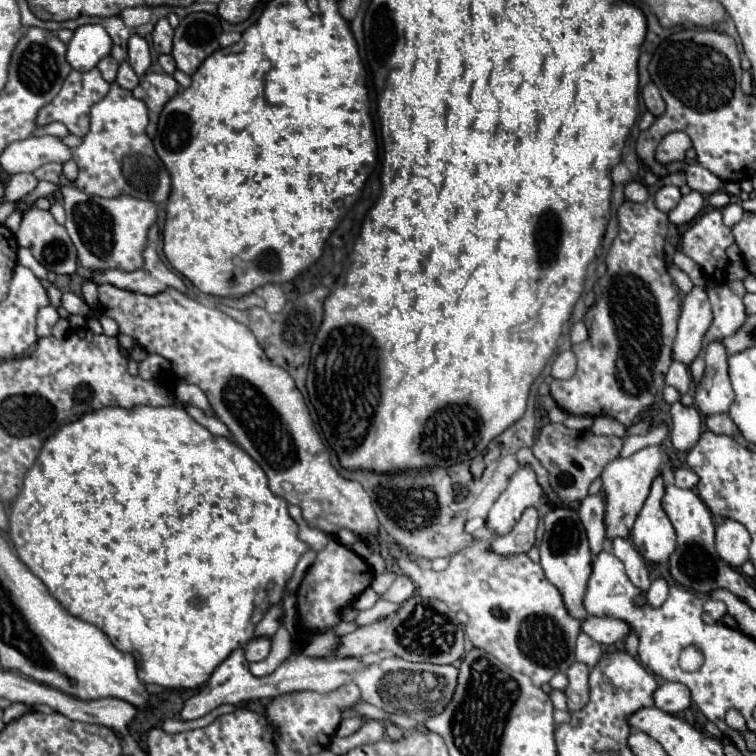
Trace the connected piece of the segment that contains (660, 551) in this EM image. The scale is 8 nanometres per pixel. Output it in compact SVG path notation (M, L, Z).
M659 476L649 492L649 498L645 500L643 510L639 512L630 538L635 542L635 548L647 562L667 562L671 552L675 550L675 528L671 520L667 520L667 514L661 508L663 498L663 478Z

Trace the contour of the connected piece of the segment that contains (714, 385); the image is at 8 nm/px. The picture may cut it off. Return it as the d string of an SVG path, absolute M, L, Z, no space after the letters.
M721 342L709 344L705 362L707 362L707 368L705 368L703 380L697 388L697 394L695 394L697 410L703 416L727 414L729 406L735 398L735 392L729 382L727 354L725 354L725 348Z

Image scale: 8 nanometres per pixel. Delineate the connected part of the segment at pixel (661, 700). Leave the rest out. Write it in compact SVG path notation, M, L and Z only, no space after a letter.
M663 682L655 692L655 706L671 714L683 712L691 706L691 692L685 684Z

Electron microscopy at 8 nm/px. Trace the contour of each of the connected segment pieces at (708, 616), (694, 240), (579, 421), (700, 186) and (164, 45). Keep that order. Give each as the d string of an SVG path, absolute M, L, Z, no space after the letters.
M707 600L703 604L703 620L713 624L713 622L719 622L723 616L727 614L727 606L719 600Z
M719 210L705 212L681 238L681 250L703 268L709 280L715 282L725 278L725 268L729 262L725 250L731 244L735 244L733 232L723 224Z
M567 416L563 424L567 428L573 428L573 430L587 430L593 424L593 418L587 418L587 416Z
M687 164L685 176L687 176L689 188L697 190L701 194L713 194L723 188L723 182L715 174L711 174L709 170L705 170L701 164Z
M161 18L155 24L153 30L153 48L157 54L171 54L171 46L173 46L173 28L169 26L167 18Z

